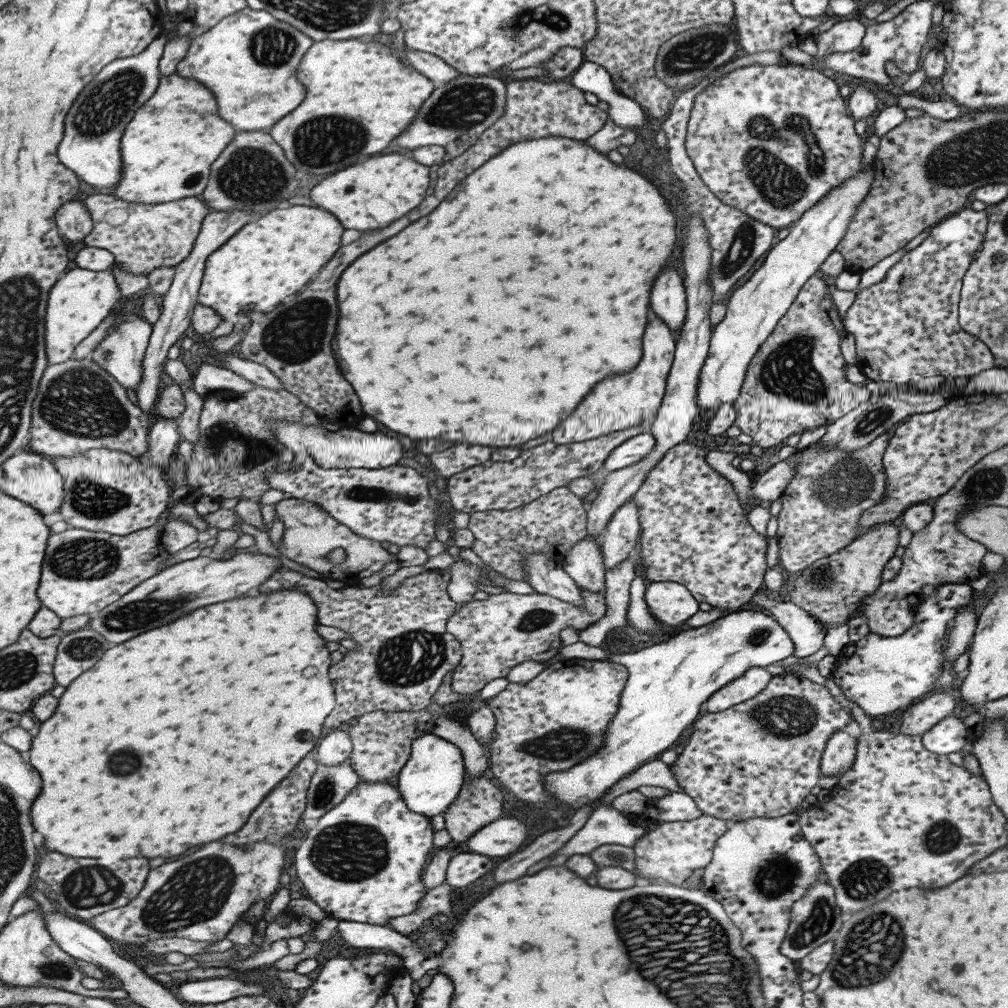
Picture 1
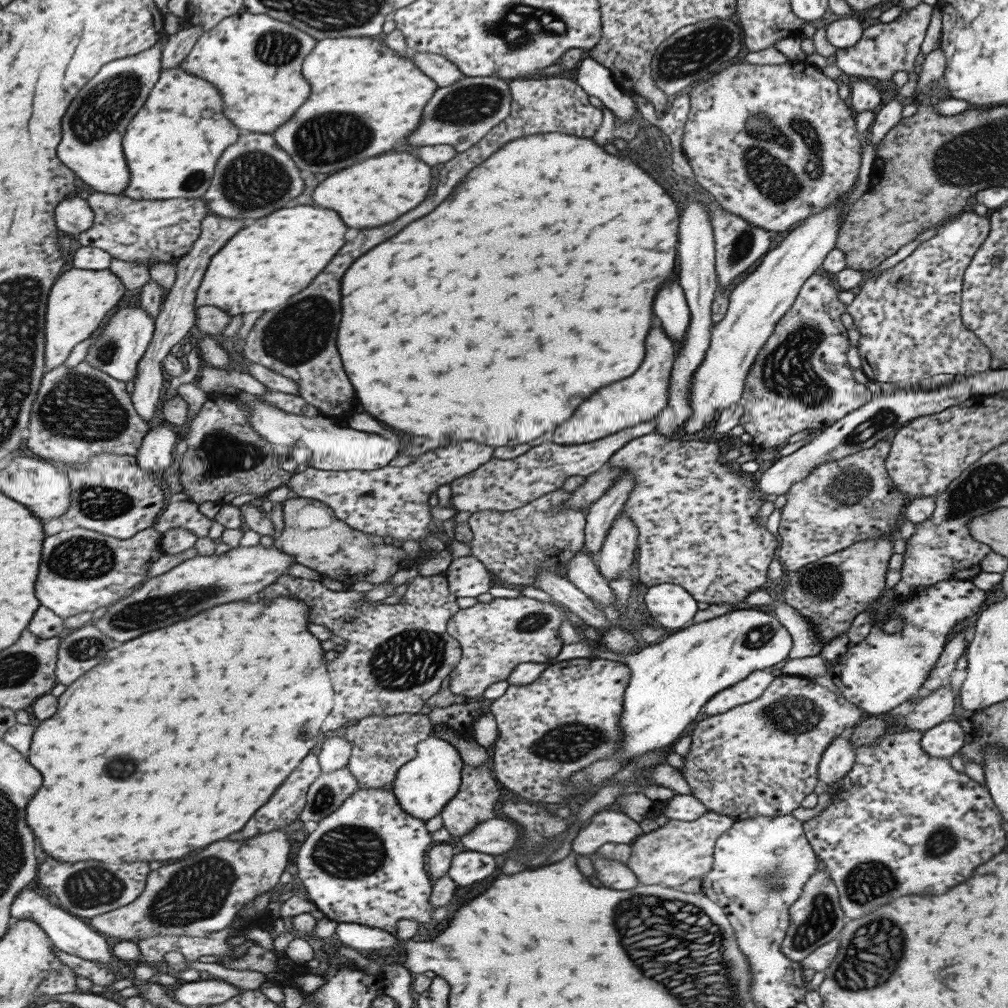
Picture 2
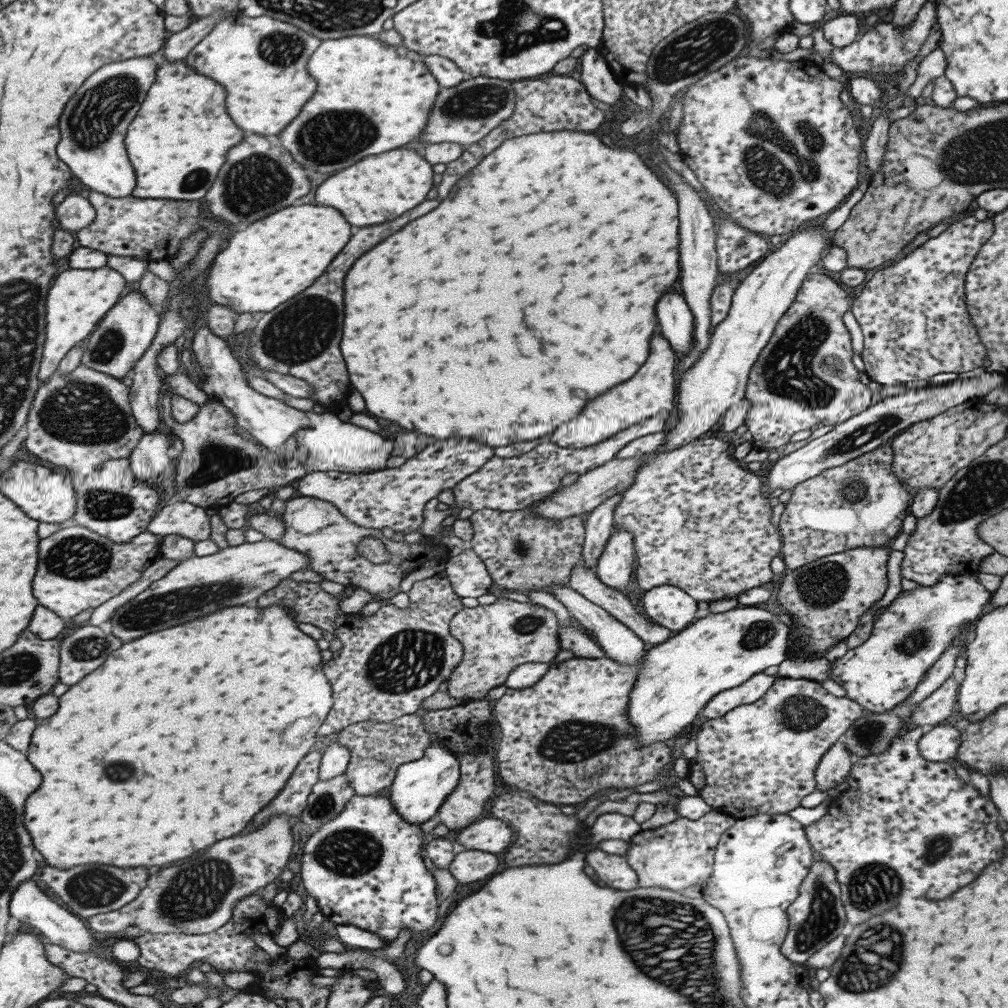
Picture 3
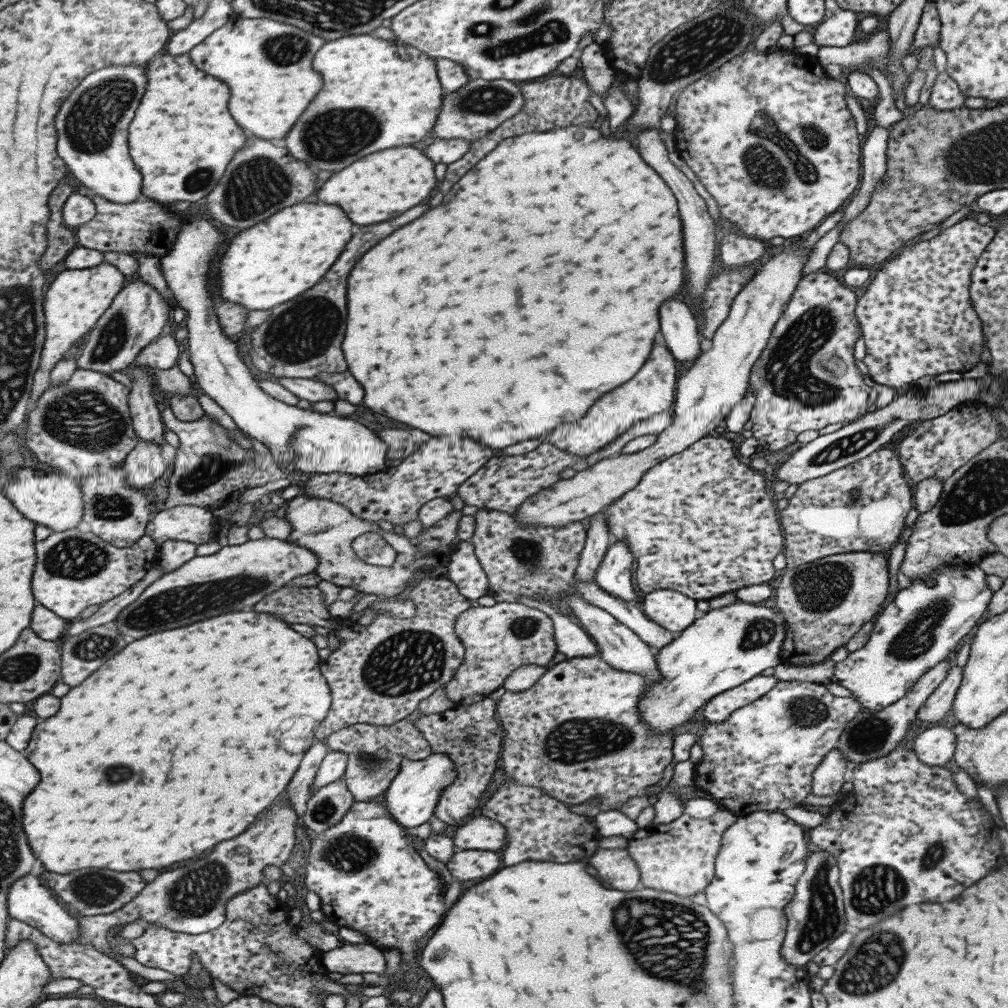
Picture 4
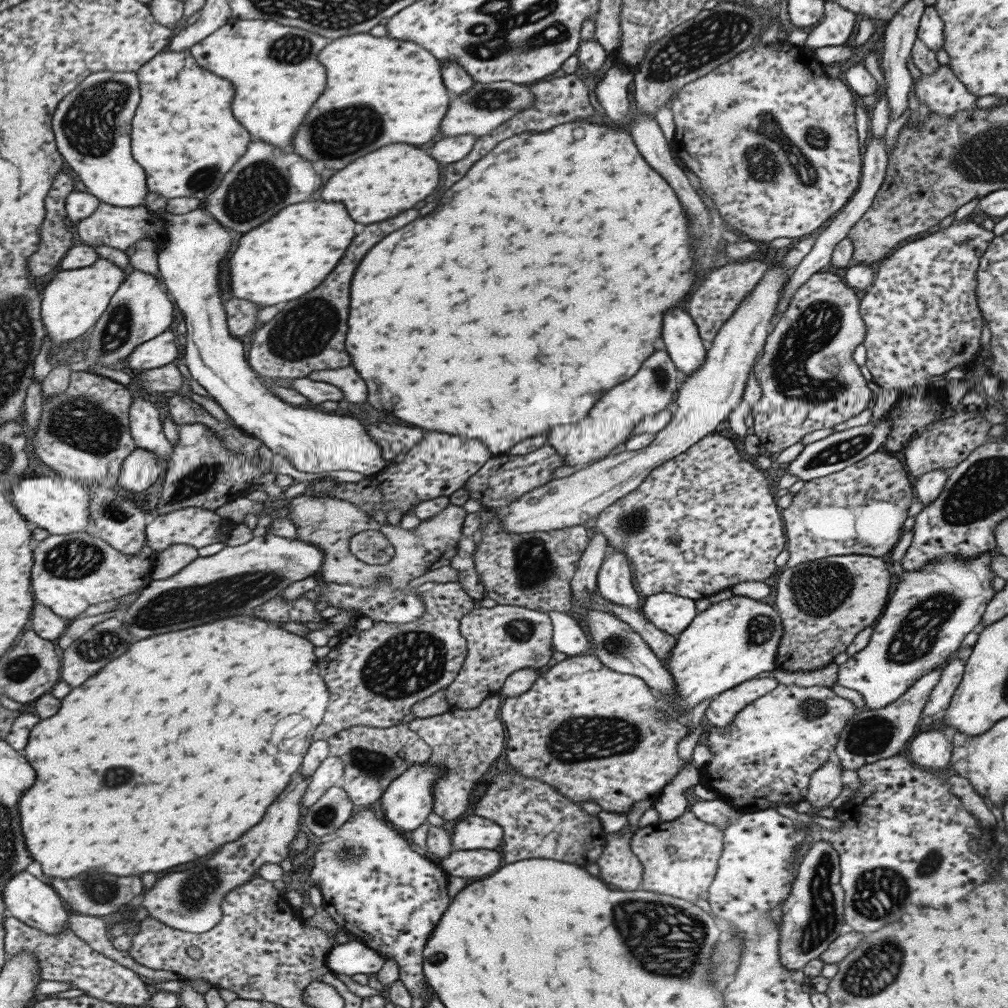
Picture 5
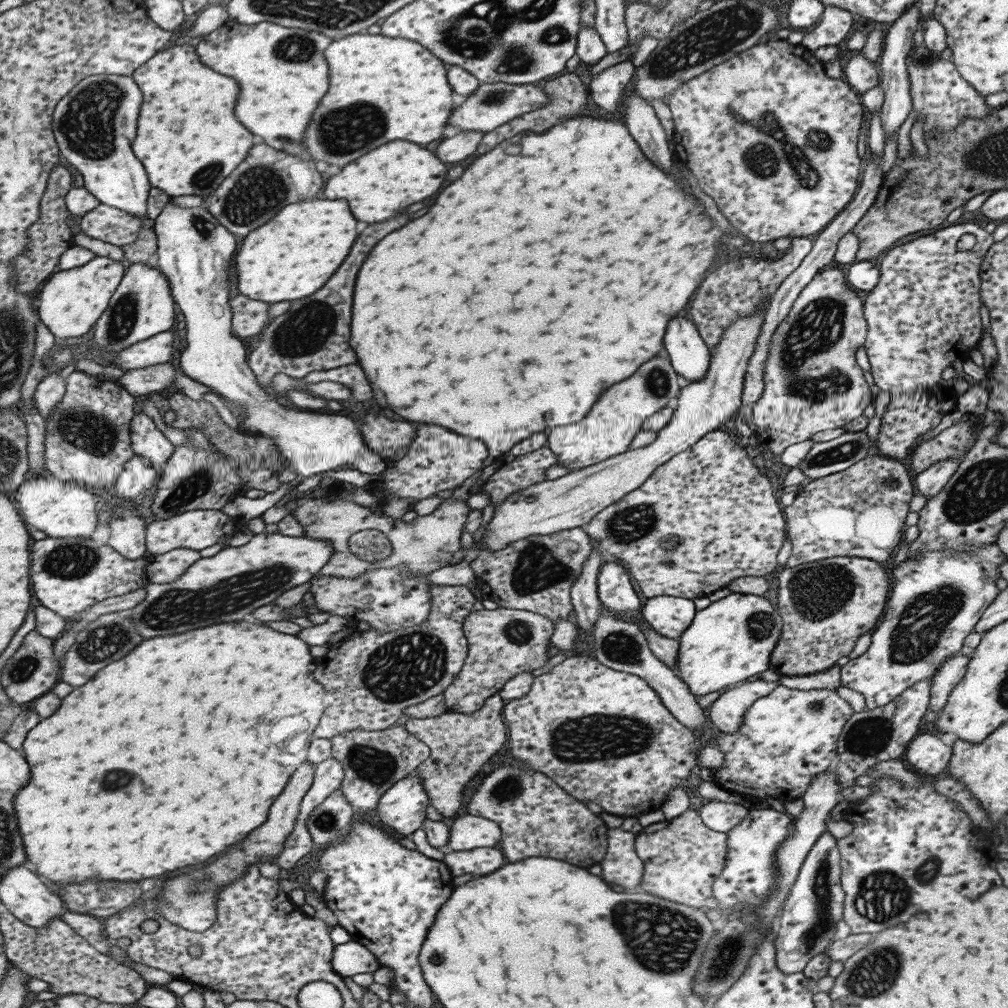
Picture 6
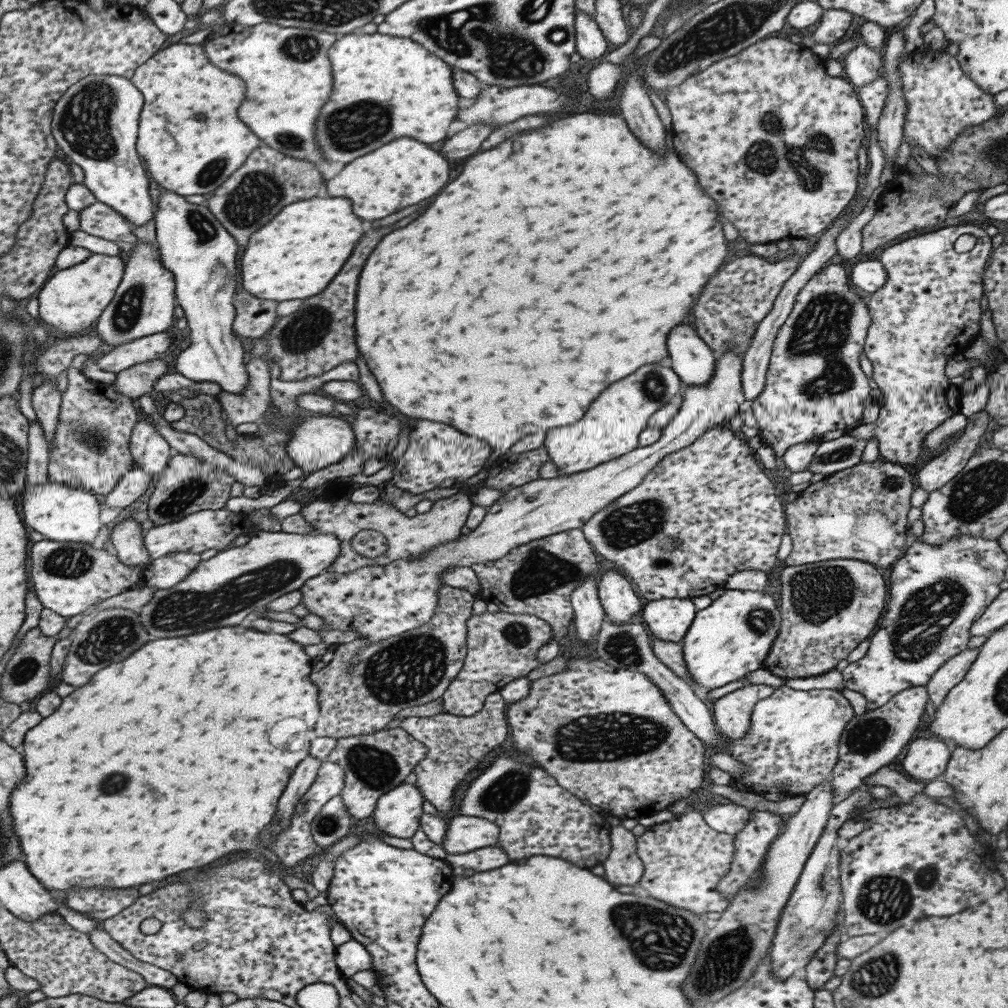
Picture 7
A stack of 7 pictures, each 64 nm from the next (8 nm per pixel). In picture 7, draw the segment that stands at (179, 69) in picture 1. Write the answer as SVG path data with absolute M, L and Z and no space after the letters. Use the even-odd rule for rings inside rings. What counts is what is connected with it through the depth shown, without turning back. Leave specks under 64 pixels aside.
M260 22L250 27L235 23L229 31L223 32L221 27L220 31L211 32L200 45L204 57L213 66L229 74L235 74L243 80L245 98L237 108L237 116L241 118L241 122L269 148L291 158L312 162L319 168L317 162L321 162L321 156L313 142L313 120L331 92L331 70L325 52L335 42L335 38L333 34L325 34L325 32L293 27L283 28L268 22Z

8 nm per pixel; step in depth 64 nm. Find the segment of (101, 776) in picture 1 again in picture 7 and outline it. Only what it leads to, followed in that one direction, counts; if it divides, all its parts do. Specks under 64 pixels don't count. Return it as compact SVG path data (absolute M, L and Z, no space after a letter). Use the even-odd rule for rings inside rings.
M223 626L199 634L189 634L181 638L157 638L145 642L139 650L129 654L123 662L105 666L97 672L87 686L75 688L69 696L61 700L61 706L47 718L43 718L37 726L33 726L23 738L23 757L25 762L25 778L21 786L13 790L9 808L13 818L13 830L17 834L21 852L25 856L25 864L29 872L43 884L47 890L69 890L69 888L89 888L89 886L111 886L113 888L129 888L145 882L163 880L181 870L197 868L213 862L215 858L223 861L235 851L250 850L253 855L263 854L258 844L258 834L270 822L275 812L275 802L283 792L289 774L301 762L301 756L307 756L309 748L309 732L319 716L317 704L317 688L307 680L309 678L309 656L303 652L301 644L289 640L283 634L265 634L241 626Z

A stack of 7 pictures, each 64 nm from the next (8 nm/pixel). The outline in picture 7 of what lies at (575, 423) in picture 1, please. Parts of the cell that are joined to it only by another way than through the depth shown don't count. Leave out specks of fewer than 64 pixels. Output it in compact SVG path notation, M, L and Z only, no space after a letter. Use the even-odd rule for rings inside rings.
M659 363L645 364L625 380L613 382L591 402L579 422L546 430L543 448L559 470L558 476L575 474L613 460L639 447L639 433L646 428L648 416L667 404L680 386L678 376Z

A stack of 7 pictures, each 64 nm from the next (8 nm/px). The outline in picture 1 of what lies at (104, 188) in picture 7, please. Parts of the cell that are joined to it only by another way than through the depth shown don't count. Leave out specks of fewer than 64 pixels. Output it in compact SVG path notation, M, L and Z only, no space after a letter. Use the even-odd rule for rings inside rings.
M165 36L153 39L143 53L133 57L112 60L81 89L64 116L64 131L56 148L56 157L63 166L94 188L111 188L121 174L119 138L133 112L157 88L160 74L158 60Z

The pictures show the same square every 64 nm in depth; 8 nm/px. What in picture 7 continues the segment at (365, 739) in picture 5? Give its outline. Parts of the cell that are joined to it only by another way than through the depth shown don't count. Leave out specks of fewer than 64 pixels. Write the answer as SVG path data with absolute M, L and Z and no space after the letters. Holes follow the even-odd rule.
M399 727L336 740L337 744L325 760L333 760L343 770L344 783L339 795L343 806L347 808L347 814L355 820L371 815L380 796L403 783L405 777L427 754L425 746Z

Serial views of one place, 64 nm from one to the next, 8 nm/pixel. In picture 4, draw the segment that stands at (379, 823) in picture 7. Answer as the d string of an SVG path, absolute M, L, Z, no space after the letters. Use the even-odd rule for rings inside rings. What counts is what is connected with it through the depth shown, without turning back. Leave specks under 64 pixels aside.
M431 753L425 760L421 761L402 761L399 772L384 790L383 806L398 825L412 831L419 824L427 822L433 815L433 810L437 805L437 799L439 799L441 791L452 784L456 775L457 772L453 770L453 762L443 754Z

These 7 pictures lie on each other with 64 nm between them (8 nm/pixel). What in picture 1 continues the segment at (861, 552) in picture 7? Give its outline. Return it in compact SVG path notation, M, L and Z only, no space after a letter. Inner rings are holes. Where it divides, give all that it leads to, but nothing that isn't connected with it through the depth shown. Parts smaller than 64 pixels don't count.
M889 431L880 434L867 446L852 451L811 446L795 450L798 461L794 475L779 496L781 509L776 516L778 565L786 575L797 574L812 562L841 550L865 534L866 530L856 522L864 510L885 501L882 454L889 435Z

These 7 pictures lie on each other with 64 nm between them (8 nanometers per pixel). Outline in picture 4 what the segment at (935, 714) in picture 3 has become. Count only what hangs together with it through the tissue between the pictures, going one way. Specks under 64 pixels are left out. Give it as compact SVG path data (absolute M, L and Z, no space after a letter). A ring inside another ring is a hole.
M957 665L949 667L945 678L935 687L935 690L924 700L918 708L916 718L924 725L929 722L943 723L949 714L952 702L961 684L962 671Z

